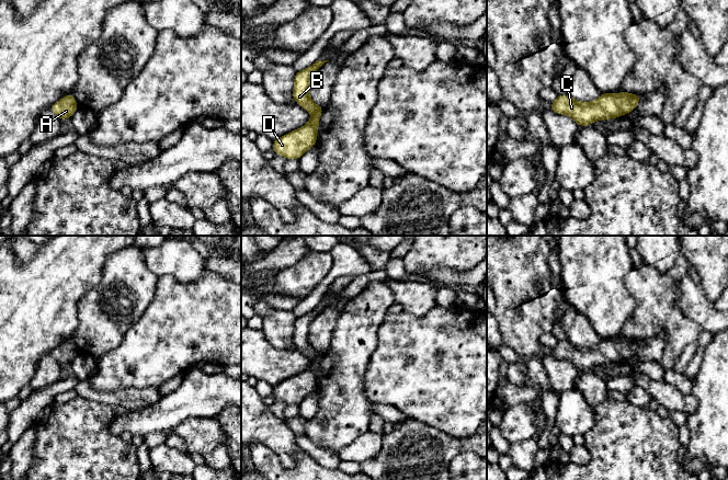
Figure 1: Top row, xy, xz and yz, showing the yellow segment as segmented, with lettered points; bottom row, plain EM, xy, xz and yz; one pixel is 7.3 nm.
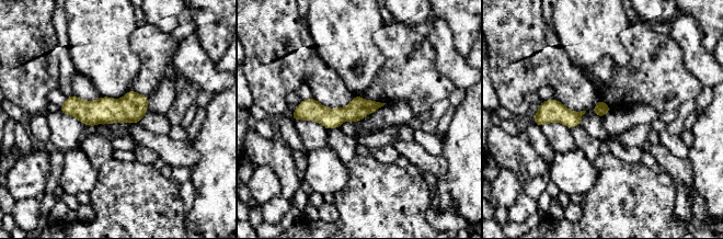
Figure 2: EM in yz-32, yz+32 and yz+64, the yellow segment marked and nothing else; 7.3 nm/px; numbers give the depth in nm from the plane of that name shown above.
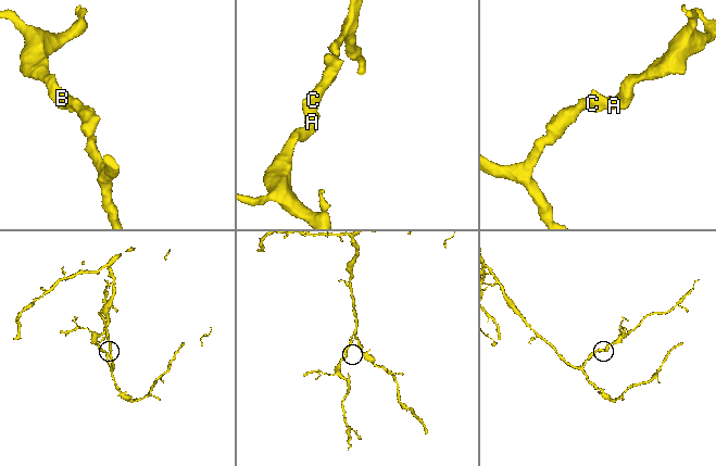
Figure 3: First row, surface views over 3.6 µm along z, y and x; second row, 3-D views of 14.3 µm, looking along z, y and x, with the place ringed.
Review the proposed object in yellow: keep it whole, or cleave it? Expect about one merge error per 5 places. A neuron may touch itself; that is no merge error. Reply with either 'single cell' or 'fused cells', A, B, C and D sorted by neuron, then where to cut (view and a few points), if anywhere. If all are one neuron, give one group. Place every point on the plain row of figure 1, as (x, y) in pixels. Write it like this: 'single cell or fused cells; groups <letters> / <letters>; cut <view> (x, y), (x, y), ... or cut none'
single cell; groups A B C D; cut none

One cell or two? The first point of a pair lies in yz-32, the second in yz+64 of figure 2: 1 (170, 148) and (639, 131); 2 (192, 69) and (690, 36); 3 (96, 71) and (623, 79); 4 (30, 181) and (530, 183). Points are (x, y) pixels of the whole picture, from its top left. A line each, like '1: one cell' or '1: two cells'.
1: two cells
2: one cell
3: two cells
4: two cells

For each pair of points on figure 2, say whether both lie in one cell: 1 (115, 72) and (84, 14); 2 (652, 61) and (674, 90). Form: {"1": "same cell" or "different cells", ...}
{"1": "same cell", "2": "same cell"}

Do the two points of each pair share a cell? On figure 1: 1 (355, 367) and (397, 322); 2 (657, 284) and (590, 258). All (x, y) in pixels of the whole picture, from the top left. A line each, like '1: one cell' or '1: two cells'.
1: two cells
2: two cells

